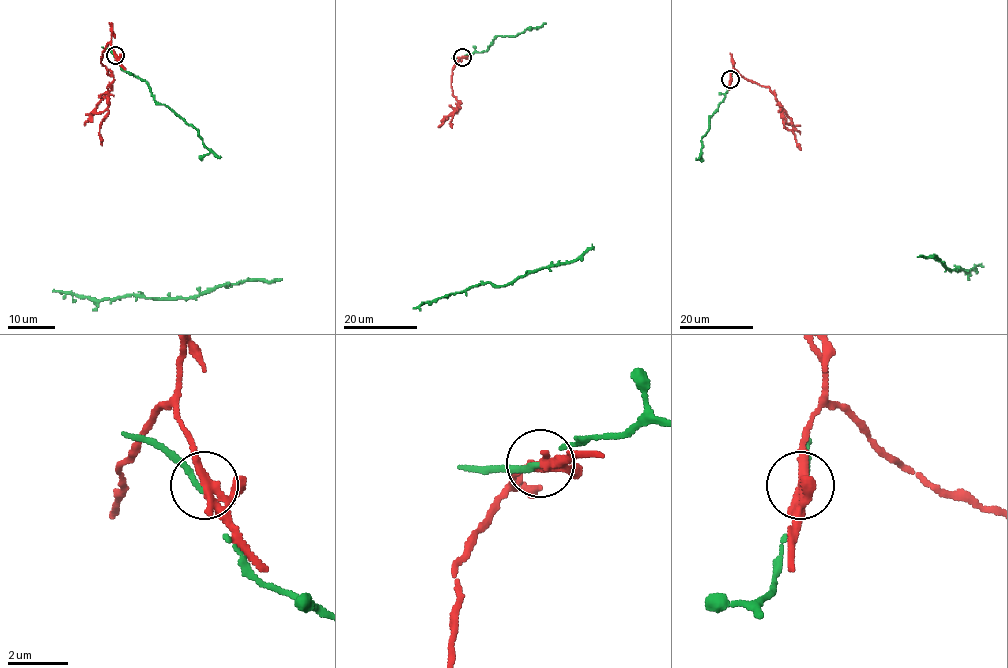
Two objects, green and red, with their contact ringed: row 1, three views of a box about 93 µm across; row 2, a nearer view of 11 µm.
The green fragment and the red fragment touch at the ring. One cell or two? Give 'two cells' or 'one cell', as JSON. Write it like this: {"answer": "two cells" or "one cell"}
{"answer": "two cells"}

